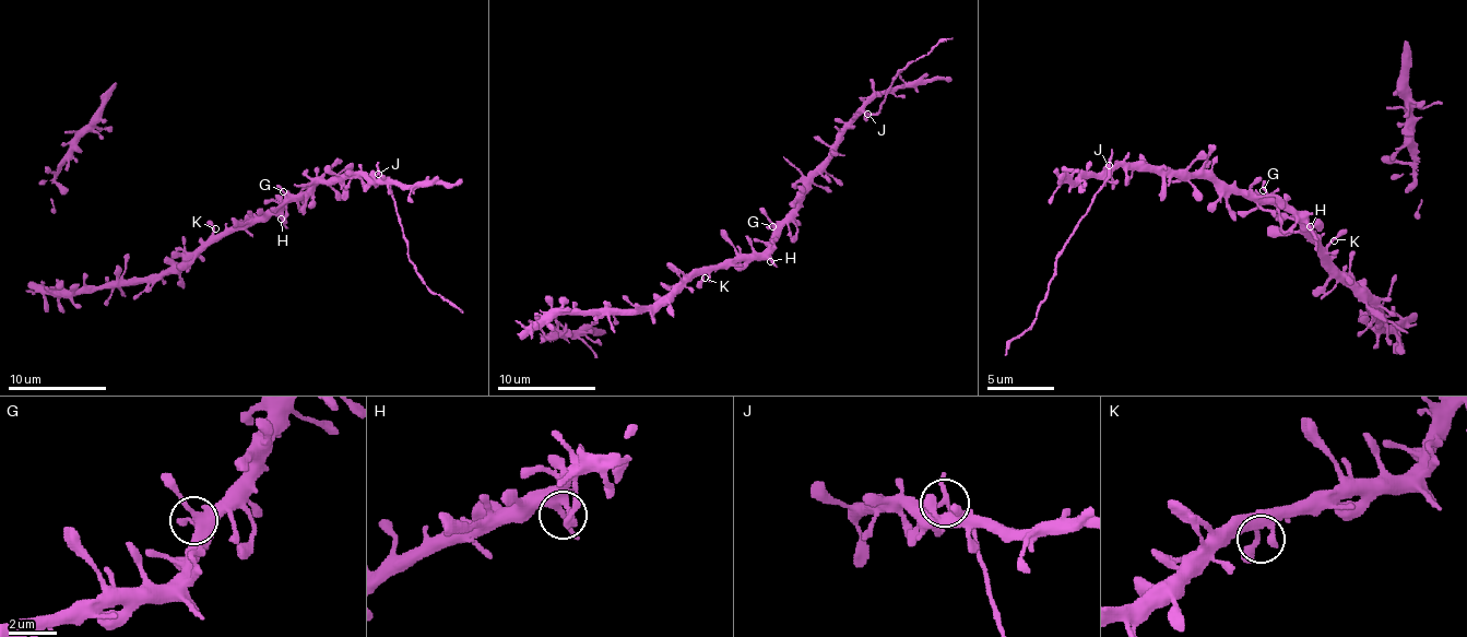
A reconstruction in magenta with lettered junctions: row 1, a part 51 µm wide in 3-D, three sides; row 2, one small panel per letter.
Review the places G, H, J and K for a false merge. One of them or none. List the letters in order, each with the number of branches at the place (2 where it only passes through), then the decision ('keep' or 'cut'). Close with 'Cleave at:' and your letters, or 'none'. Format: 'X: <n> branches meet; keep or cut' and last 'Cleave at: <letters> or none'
G: 2 branches meet; keep
H: 3 branches meet; keep
J: 3 branches meet; cut
K: 2 branches meet; keep
Cleave at: J

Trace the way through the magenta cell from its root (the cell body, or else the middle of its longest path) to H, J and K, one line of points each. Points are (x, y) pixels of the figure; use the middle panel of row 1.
H: (731, 261), (770, 261)
J: (731, 261), (756, 259), (770, 244), (772, 229), (837, 136), (861, 111), (868, 114)
K: (731, 261), (709, 266), (701, 273), (705, 278)

